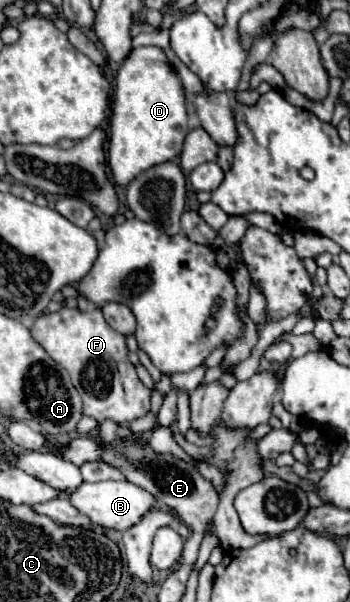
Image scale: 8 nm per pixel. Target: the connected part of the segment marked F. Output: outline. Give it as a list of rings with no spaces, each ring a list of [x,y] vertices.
[[[62,308],[52,314],[42,314],[30,330],[50,358],[68,370],[72,384],[84,400],[86,416],[92,416],[98,422],[112,418],[114,422],[124,424],[150,412],[150,390],[140,382],[134,364],[128,360],[126,338],[108,326],[98,308],[90,312]]]

